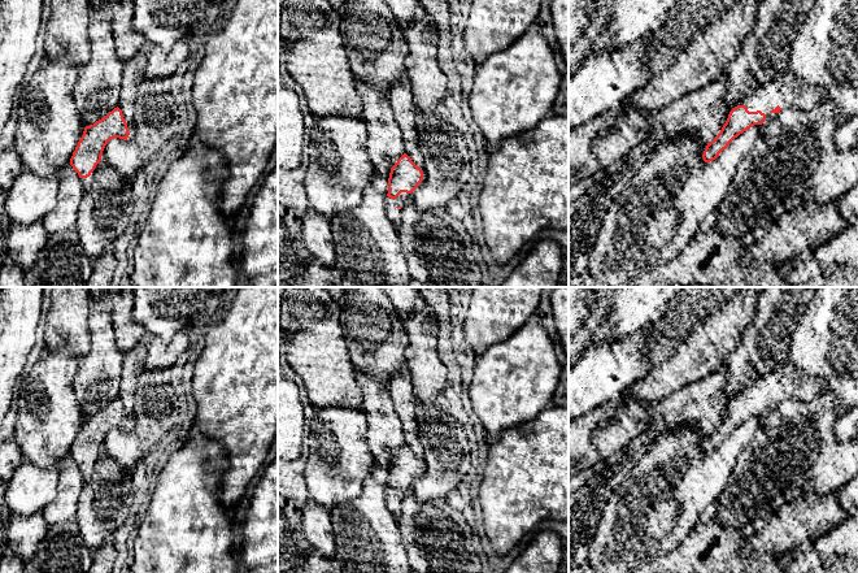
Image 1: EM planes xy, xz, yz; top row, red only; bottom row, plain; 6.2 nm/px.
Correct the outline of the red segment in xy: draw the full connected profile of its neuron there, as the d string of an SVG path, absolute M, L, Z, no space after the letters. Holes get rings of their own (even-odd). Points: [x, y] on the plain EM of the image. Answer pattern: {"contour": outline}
{"contour": "M118 398L93 416L84 418L83 426L70 450L70 456L78 464L84 482L93 476L103 442L108 433L114 429L126 433L135 429L132 411L126 413Z"}

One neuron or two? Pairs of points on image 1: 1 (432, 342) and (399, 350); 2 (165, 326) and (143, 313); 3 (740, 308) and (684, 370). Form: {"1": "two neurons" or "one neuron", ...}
{"1": "two neurons", "2": "one neuron", "3": "one neuron"}

